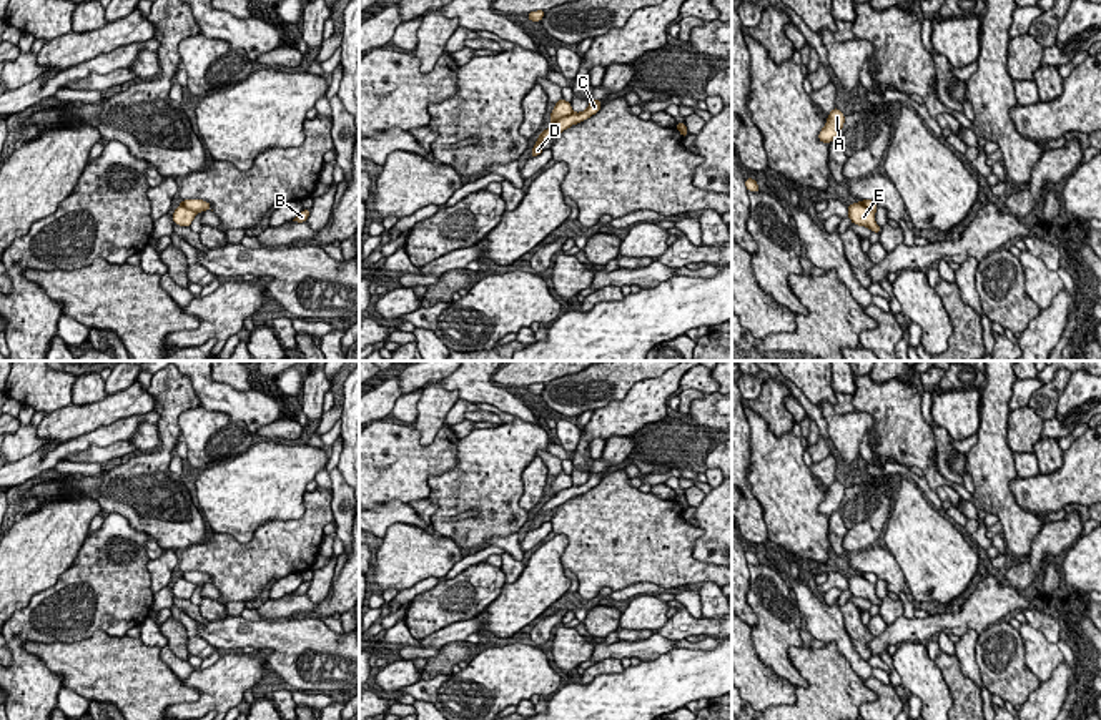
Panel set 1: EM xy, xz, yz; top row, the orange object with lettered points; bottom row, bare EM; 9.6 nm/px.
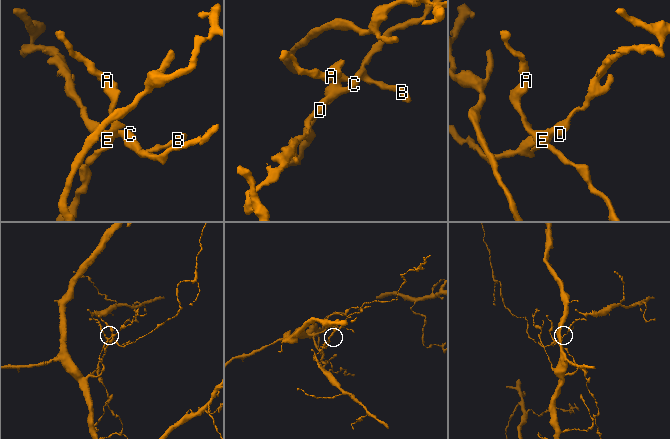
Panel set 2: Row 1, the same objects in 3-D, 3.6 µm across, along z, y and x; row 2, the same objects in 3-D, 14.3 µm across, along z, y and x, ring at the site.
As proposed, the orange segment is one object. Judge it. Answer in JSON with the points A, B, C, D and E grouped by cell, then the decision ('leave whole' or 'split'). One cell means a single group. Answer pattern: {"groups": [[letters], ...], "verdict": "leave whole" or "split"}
{"groups": [["A", "E"], ["B", "C", "D"]], "verdict": "split"}

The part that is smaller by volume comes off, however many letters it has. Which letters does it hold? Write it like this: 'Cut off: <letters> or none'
Cut off: B, C, D

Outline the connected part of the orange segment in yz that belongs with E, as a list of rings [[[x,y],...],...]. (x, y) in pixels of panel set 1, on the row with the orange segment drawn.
[[[862,203],[848,205],[848,218],[853,224],[866,226],[873,233],[880,233],[881,226],[875,223],[875,211],[865,208]]]

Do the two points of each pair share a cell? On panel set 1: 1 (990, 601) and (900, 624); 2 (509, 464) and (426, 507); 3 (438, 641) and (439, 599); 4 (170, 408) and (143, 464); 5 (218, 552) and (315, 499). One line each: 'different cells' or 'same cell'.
1: same cell
2: different cells
3: different cells
4: same cell
5: same cell

